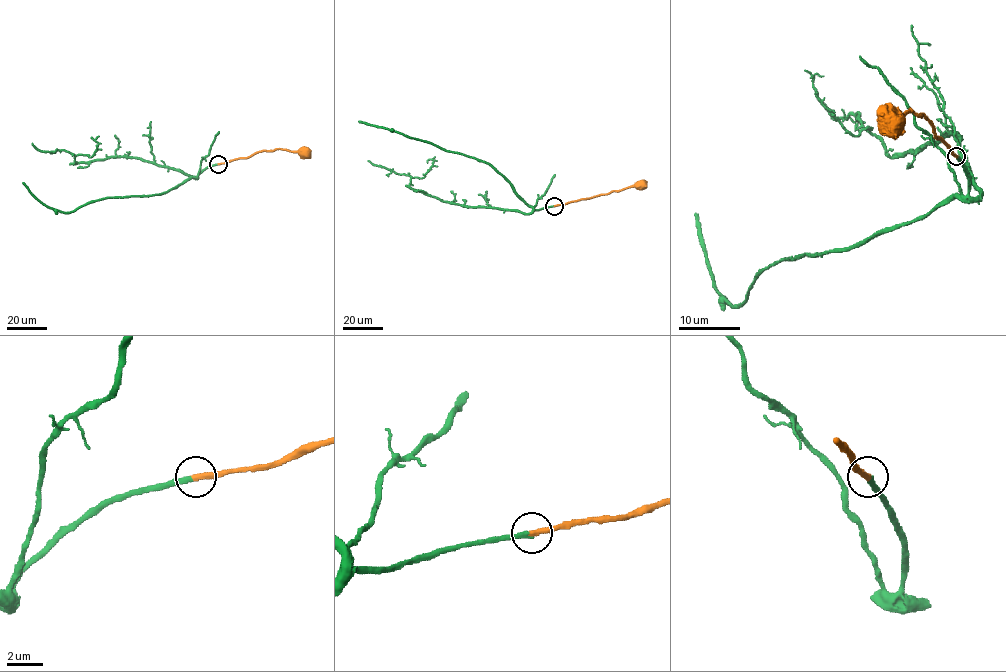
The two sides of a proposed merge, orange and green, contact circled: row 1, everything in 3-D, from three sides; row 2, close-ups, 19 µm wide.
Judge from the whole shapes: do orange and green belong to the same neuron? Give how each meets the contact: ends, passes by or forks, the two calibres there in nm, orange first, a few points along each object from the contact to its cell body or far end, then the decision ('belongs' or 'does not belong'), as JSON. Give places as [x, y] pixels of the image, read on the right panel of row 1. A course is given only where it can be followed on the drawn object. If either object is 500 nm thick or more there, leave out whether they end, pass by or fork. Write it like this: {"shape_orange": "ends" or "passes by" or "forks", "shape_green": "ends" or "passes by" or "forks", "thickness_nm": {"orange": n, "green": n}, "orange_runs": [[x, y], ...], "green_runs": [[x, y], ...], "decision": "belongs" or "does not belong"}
{"shape_orange": "ends", "shape_green": "ends", "thickness_nm": {"orange": 340, "green": 320}, "orange_runs": [[957, 156], [935, 136], [934, 127], [923, 115], [909, 110], [897, 119]], "green_runs": [[957, 156], [964, 196], [852, 247], [781, 260], [736, 306], [713, 281], [695, 213]], "decision": "belongs"}

